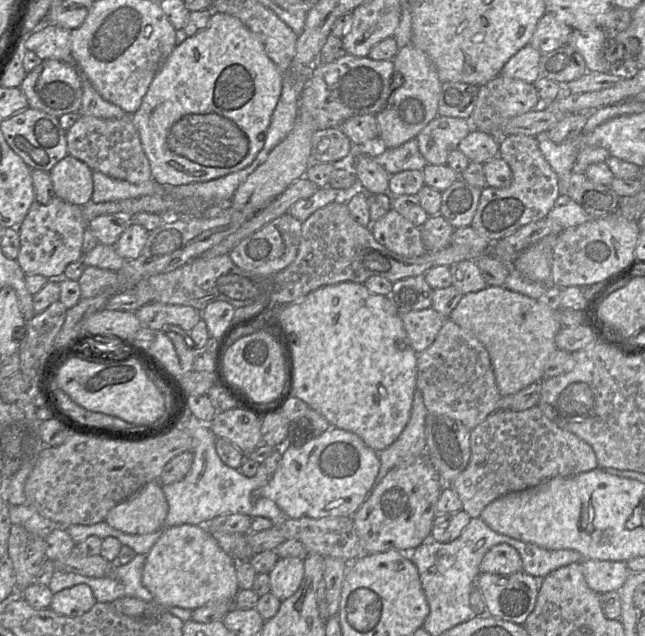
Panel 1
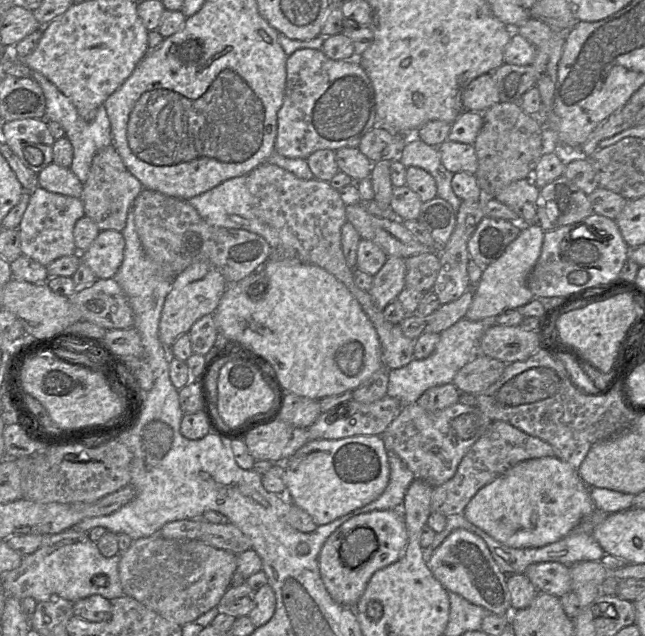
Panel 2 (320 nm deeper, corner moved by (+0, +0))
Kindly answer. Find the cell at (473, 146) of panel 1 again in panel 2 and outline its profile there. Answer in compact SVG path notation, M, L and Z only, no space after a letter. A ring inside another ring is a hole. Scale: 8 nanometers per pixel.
M445 140L438 146L441 162L452 173L466 172L475 175L478 158L473 144Z

